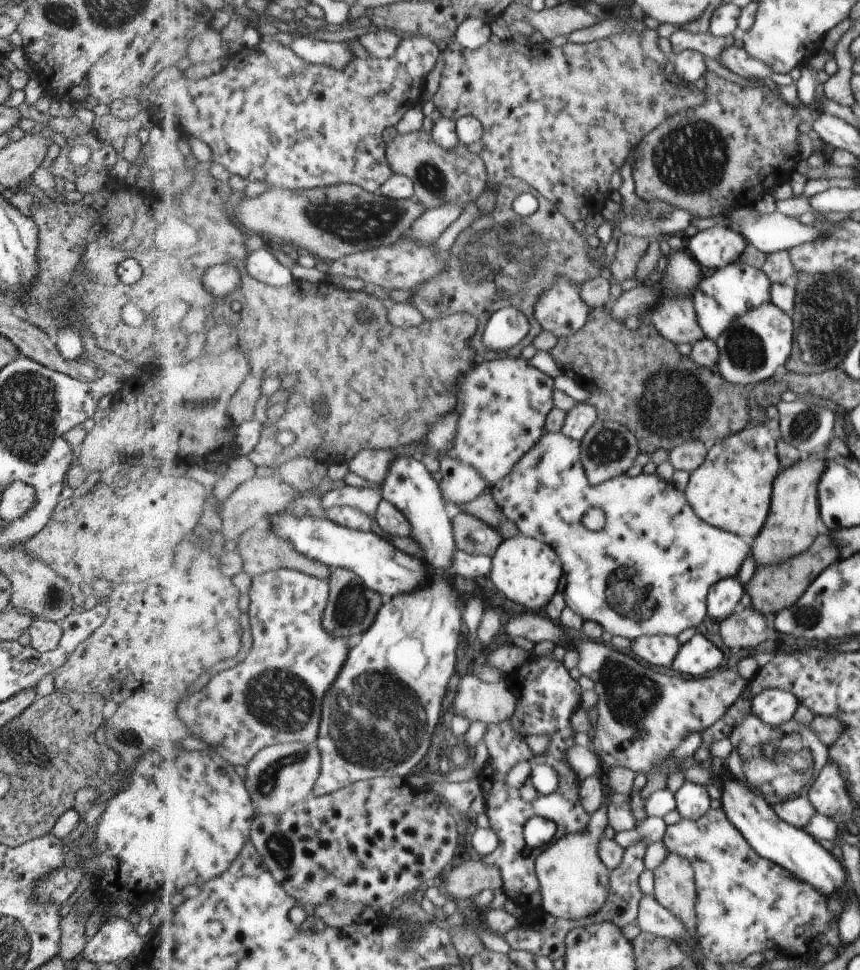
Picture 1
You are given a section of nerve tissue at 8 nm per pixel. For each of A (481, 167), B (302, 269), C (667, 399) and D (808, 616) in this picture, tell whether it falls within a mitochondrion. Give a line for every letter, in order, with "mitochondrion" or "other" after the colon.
A: other
B: other
C: mitochondrion
D: mitochondrion

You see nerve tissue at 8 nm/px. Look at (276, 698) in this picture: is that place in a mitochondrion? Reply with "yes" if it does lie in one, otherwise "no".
yes

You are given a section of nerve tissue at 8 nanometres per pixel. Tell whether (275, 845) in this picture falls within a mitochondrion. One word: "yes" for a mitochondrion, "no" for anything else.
yes

